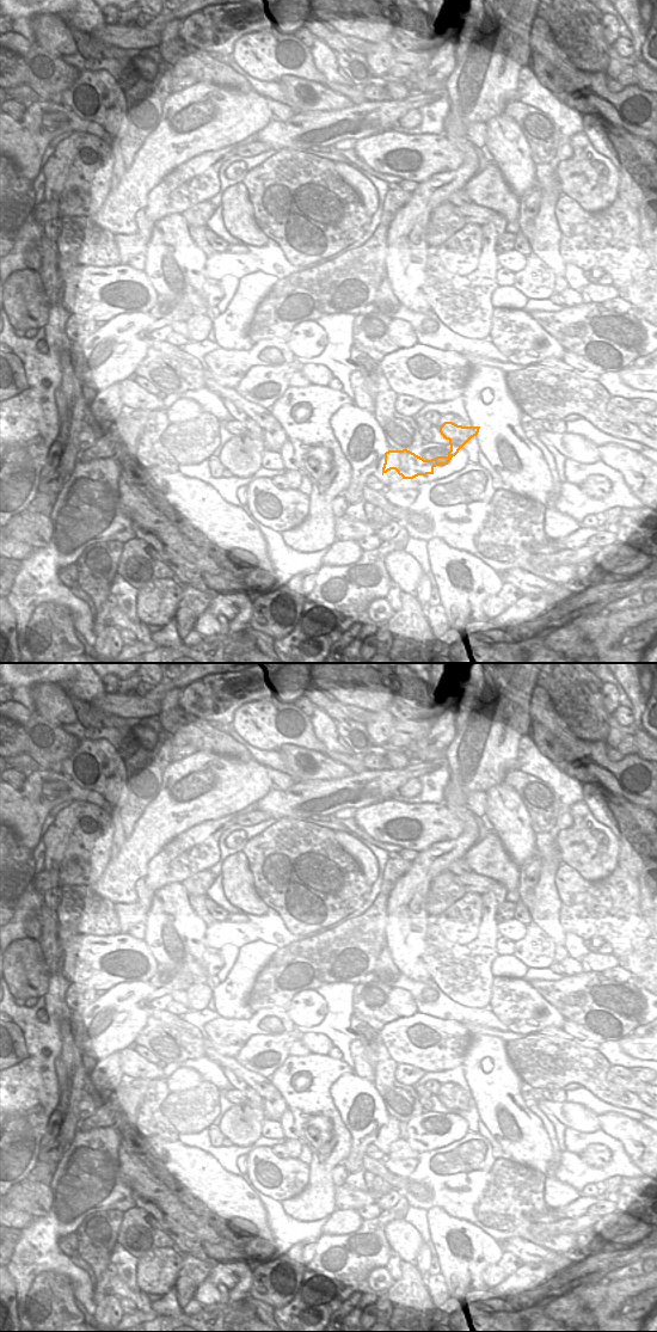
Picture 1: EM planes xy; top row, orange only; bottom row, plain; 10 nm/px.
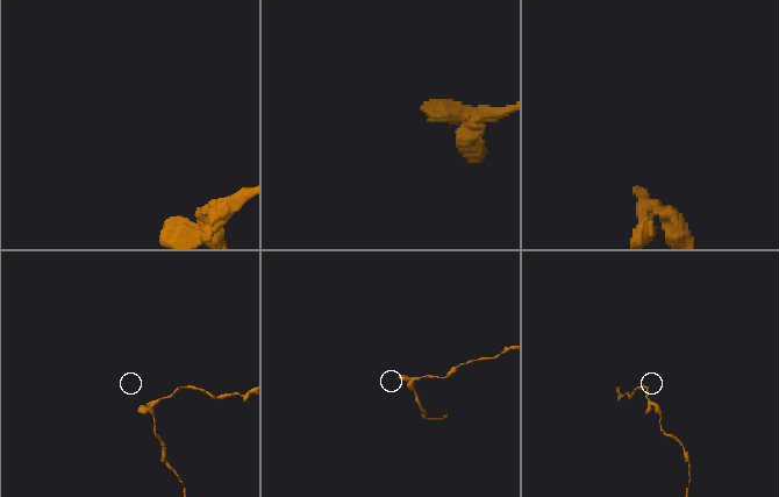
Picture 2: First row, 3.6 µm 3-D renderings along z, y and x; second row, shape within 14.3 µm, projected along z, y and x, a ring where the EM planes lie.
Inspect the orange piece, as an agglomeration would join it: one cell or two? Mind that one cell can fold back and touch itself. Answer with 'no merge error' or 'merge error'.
merge error

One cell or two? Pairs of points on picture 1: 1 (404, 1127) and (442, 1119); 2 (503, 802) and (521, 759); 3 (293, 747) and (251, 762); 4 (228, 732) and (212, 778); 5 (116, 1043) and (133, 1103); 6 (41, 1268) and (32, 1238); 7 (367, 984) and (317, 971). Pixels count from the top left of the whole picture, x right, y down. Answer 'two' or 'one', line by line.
1: one
2: one
3: one
4: one
5: two
6: one
7: two

